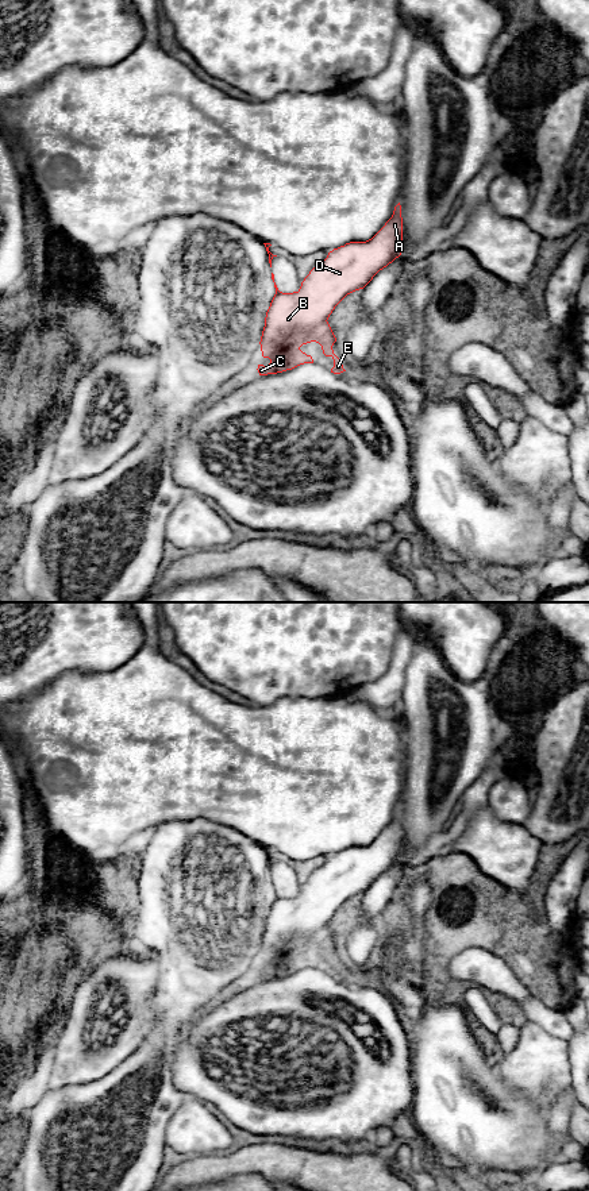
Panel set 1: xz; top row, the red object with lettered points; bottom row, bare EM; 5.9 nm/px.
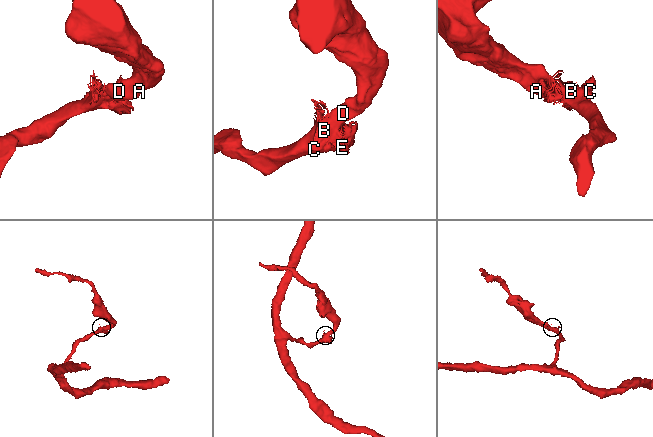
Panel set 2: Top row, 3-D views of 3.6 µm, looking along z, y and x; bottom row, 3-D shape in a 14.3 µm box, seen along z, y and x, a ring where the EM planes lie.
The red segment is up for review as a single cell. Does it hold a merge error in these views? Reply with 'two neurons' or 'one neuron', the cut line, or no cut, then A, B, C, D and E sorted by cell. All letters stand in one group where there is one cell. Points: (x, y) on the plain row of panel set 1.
one neuron; no cut; A B C D E

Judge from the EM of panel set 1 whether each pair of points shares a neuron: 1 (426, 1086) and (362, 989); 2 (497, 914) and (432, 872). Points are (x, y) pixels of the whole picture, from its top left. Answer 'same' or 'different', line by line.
1: different
2: same

